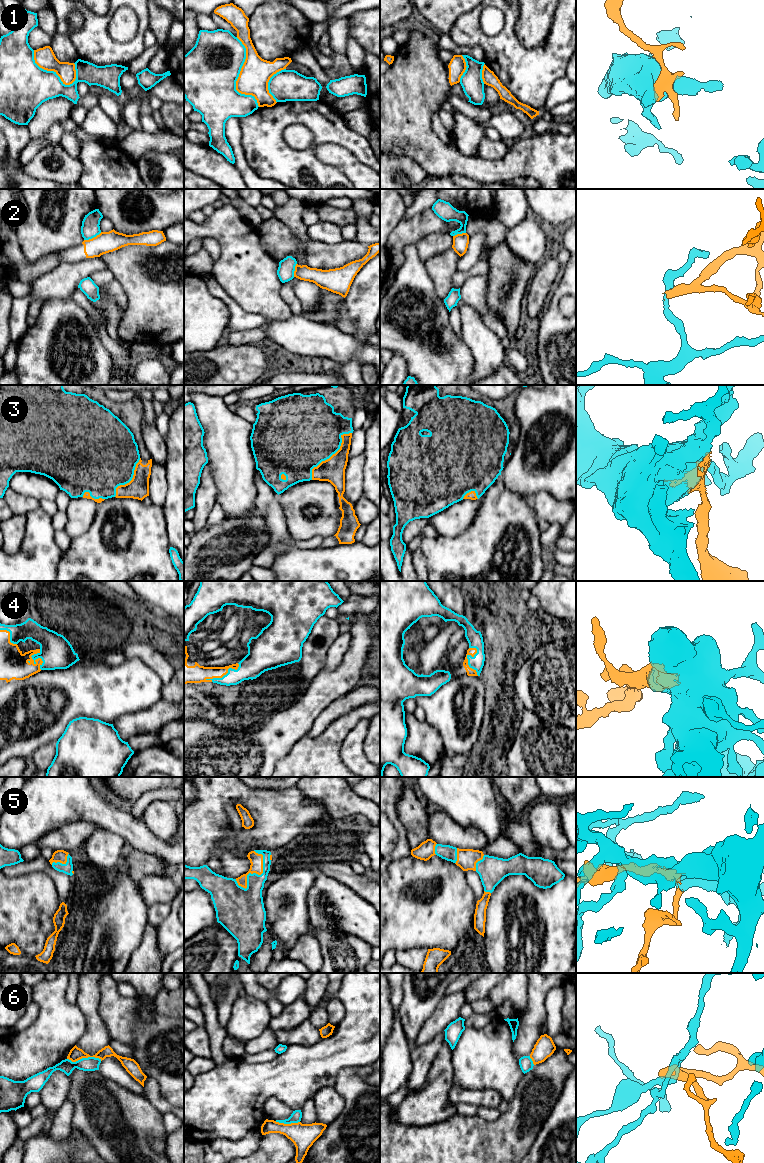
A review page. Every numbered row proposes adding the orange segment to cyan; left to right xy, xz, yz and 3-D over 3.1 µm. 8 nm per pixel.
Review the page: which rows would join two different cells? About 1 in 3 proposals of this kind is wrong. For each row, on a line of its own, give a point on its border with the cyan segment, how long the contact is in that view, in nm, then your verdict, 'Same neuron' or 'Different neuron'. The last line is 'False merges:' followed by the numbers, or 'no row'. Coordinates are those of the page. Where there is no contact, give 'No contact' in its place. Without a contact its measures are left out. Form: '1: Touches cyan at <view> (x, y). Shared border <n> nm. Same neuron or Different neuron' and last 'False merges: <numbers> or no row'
1: Touches cyan at xz (238, 76). Shared border 600 nm. Different neuron
2: Touches cyan at xy (92, 237). Shared border 160 nm. Different neuron
3: Touches cyan at xz (331, 455). Shared border 500 nm. Same neuron
4: Touches cyan at xz (224, 675). Shared border 300 nm. Same neuron
5: Touches cyan at xz (261, 874). Shared border 320 nm. Same neuron
6: Touches cyan at xy (84, 1058). Shared border 280 nm. Different neuron
False merges: 1, 2, 6

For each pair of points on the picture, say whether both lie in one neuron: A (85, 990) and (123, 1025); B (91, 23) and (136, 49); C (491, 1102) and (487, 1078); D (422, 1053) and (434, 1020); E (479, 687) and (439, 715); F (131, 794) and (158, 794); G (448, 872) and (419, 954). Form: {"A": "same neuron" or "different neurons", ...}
{"A": "different neurons", "B": "same neuron", "C": "different neurons", "D": "same neuron", "E": "same neuron", "F": "different neurons", "G": "different neurons"}

